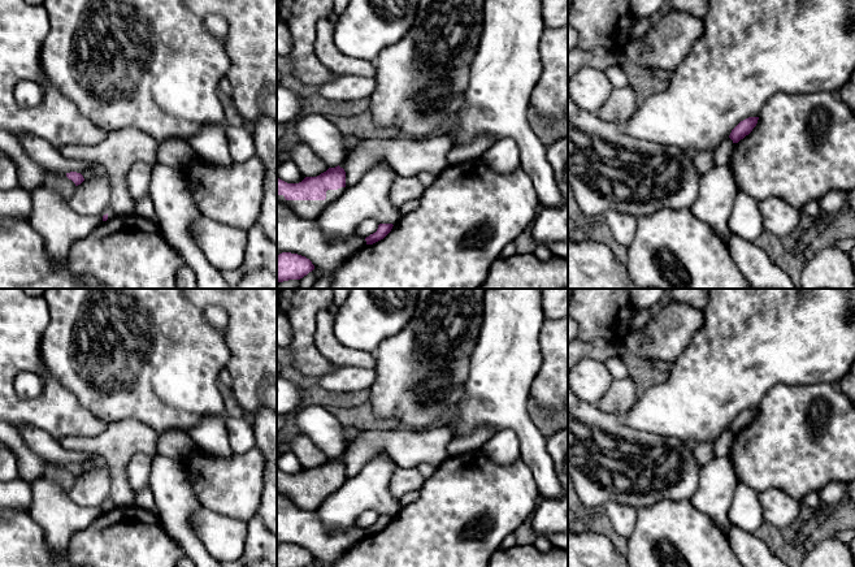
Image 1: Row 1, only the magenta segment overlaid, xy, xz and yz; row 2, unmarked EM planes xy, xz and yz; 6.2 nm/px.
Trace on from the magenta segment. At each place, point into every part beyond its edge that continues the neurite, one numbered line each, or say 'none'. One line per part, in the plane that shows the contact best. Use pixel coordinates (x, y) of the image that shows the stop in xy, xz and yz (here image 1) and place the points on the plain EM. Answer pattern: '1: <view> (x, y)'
1: xz (309, 501)

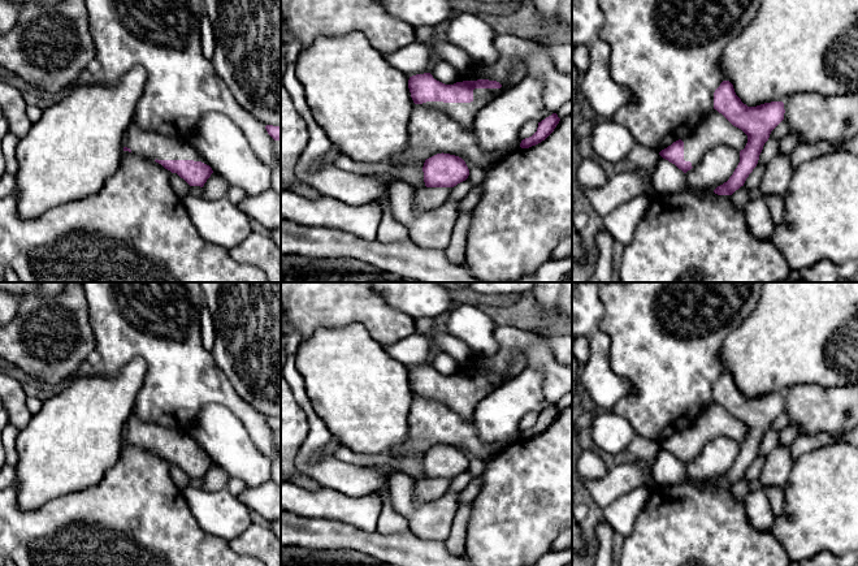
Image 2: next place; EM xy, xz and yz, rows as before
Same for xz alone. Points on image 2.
1: xz (464, 405)

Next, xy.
1: xy (150, 436)

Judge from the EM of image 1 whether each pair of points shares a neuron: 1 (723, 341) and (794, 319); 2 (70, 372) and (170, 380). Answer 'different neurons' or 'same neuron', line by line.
1: same neuron
2: same neuron

